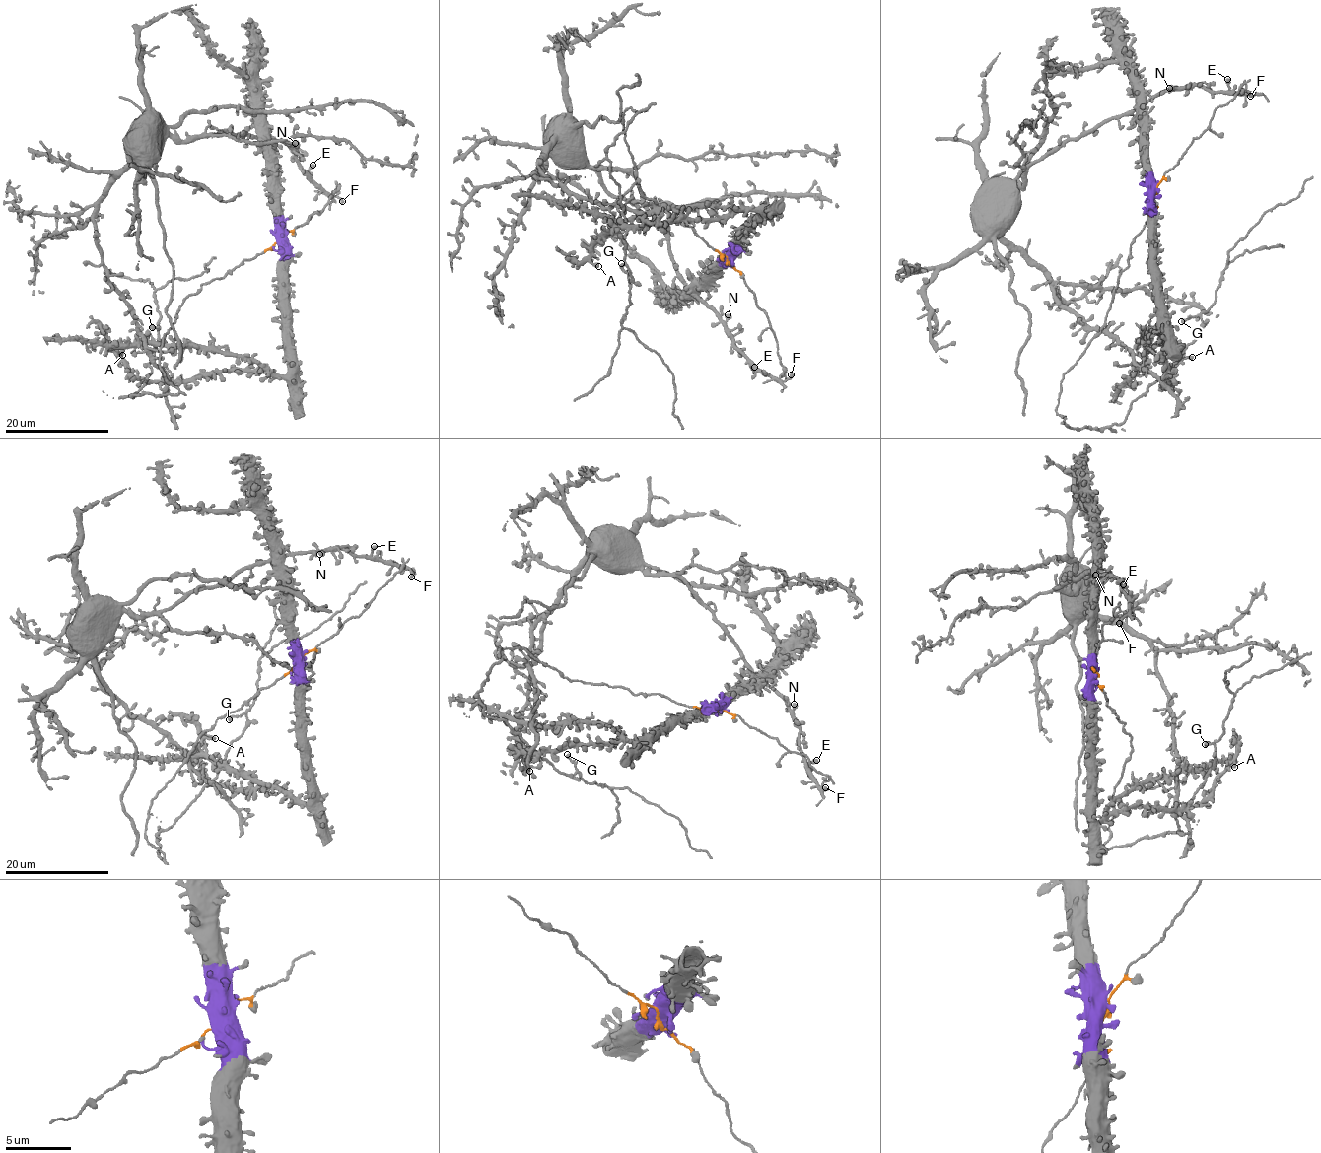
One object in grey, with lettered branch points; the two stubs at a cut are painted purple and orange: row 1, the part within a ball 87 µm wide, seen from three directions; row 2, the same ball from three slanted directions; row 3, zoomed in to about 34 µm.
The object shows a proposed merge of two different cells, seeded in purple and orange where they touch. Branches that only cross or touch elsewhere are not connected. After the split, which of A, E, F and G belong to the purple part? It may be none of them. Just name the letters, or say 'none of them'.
A

